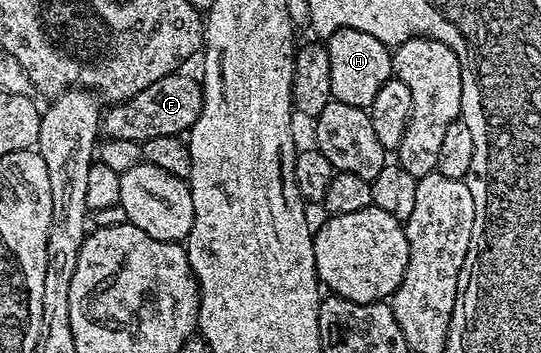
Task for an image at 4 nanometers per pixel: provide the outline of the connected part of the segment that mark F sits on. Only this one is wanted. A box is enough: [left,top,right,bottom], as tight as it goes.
[100,72,203,141]

